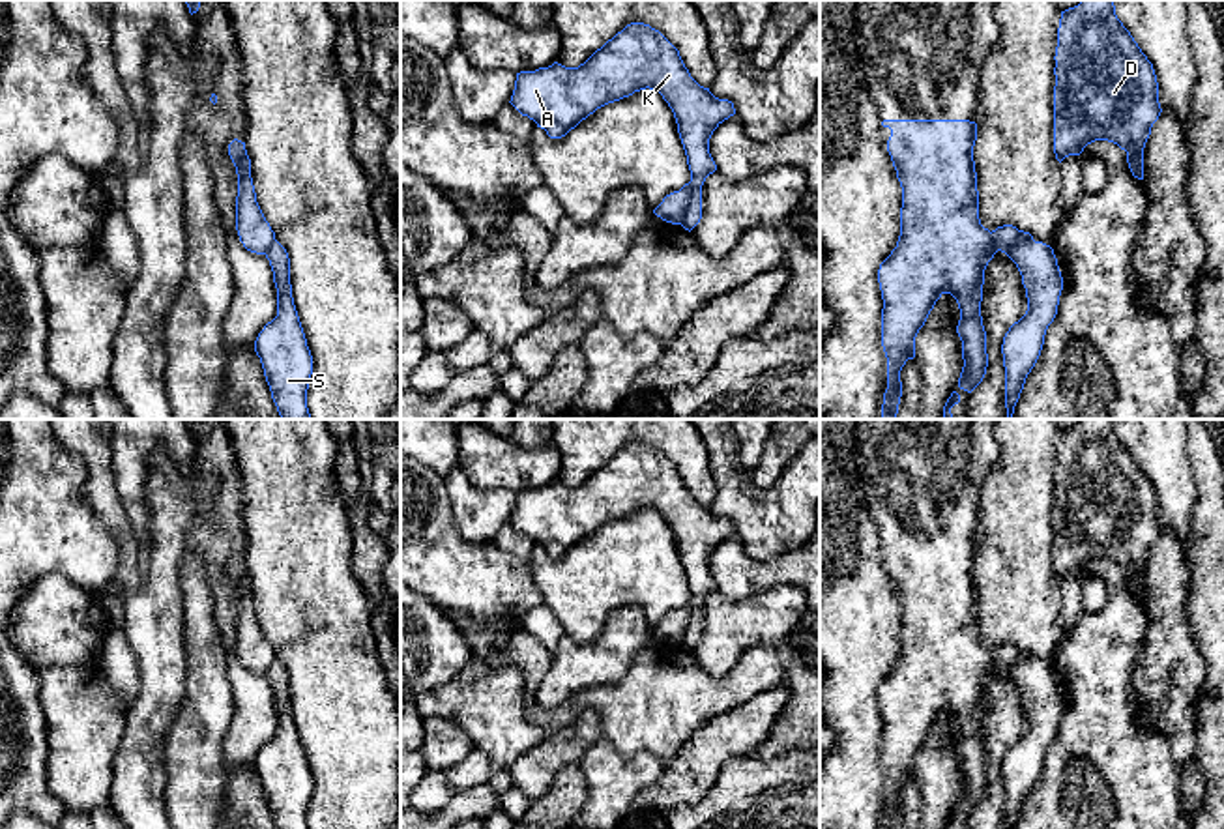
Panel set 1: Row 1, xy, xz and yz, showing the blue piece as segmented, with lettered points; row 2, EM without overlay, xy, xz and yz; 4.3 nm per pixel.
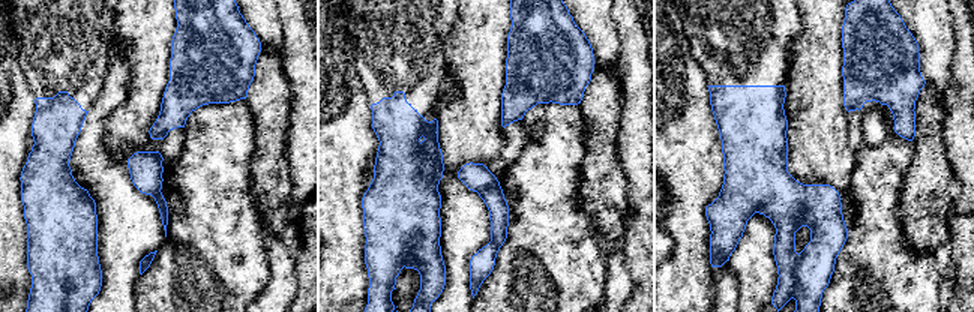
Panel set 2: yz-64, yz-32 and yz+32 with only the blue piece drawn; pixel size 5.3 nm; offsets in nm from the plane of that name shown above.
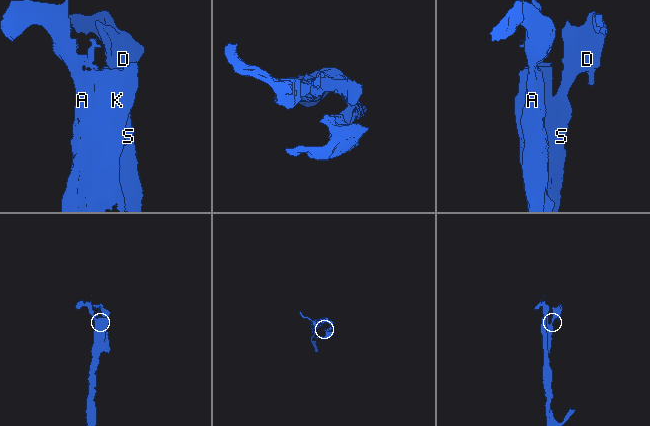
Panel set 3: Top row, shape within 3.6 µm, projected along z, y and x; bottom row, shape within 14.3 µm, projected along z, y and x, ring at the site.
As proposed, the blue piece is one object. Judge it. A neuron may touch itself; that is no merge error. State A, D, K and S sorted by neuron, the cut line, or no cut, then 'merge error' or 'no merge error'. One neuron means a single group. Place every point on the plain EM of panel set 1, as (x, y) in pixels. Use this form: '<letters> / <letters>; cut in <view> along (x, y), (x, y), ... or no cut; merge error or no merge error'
A K S / D; cut in yz along (990, 652), (1007, 667), (1034, 659); merge error

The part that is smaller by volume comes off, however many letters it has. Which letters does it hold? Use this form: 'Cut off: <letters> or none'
Cut off: D

